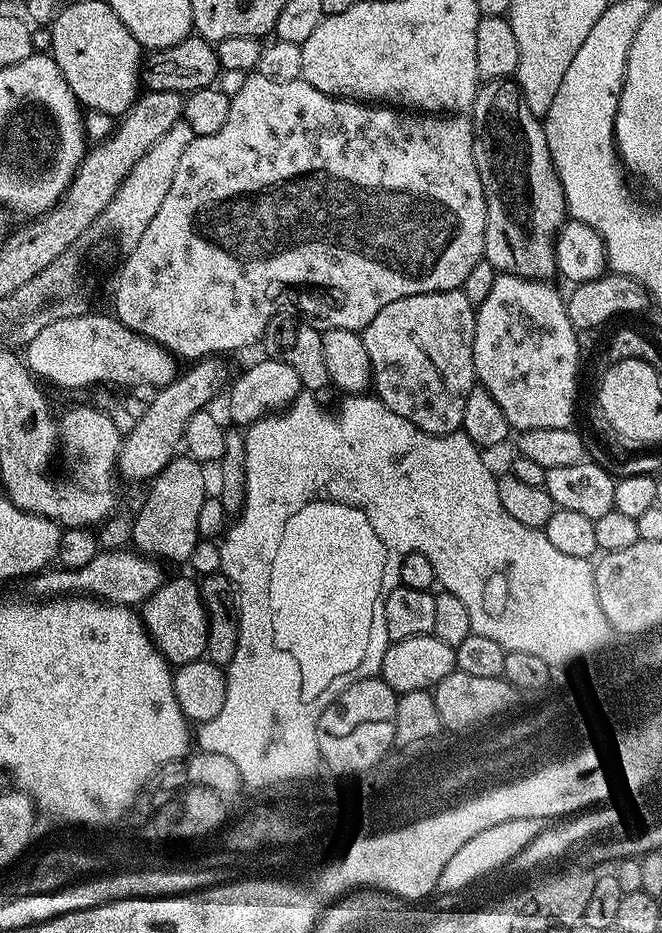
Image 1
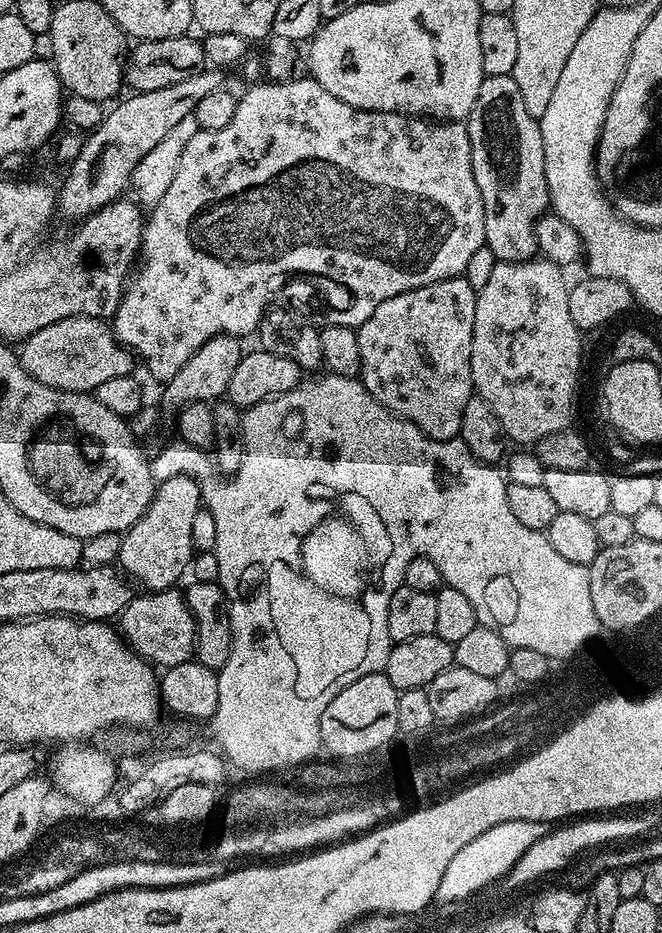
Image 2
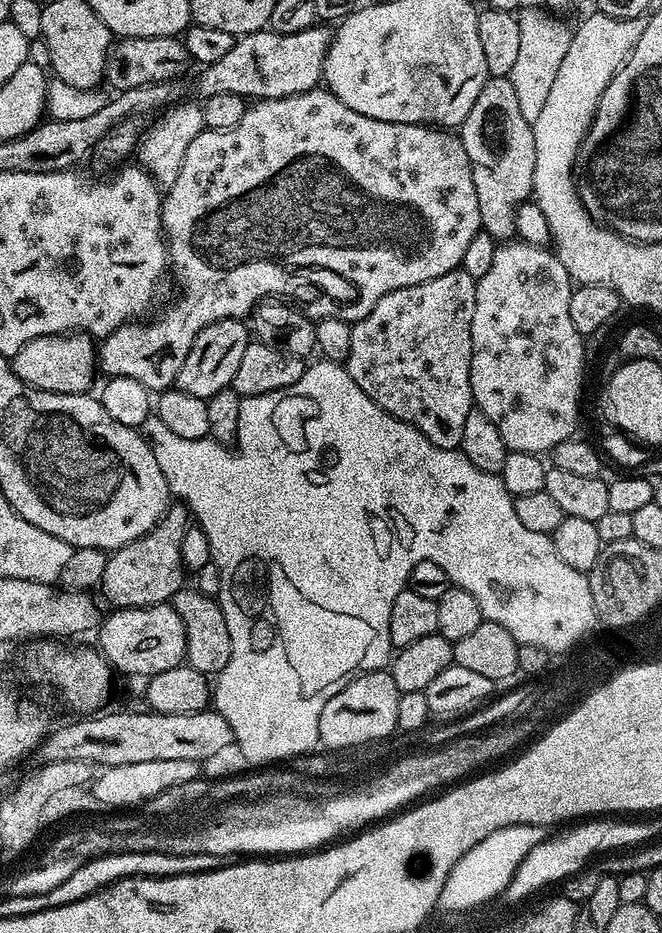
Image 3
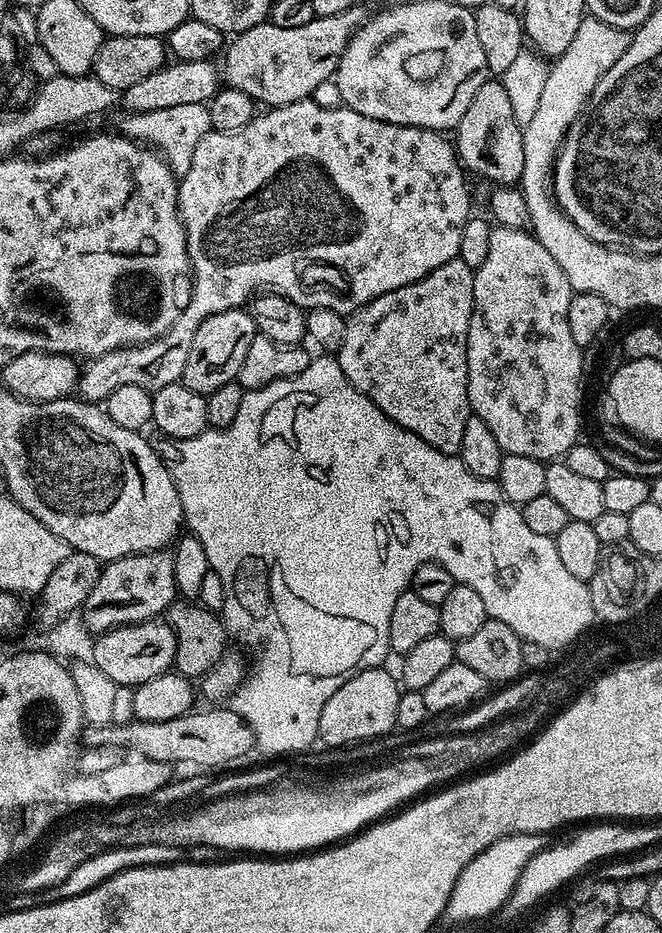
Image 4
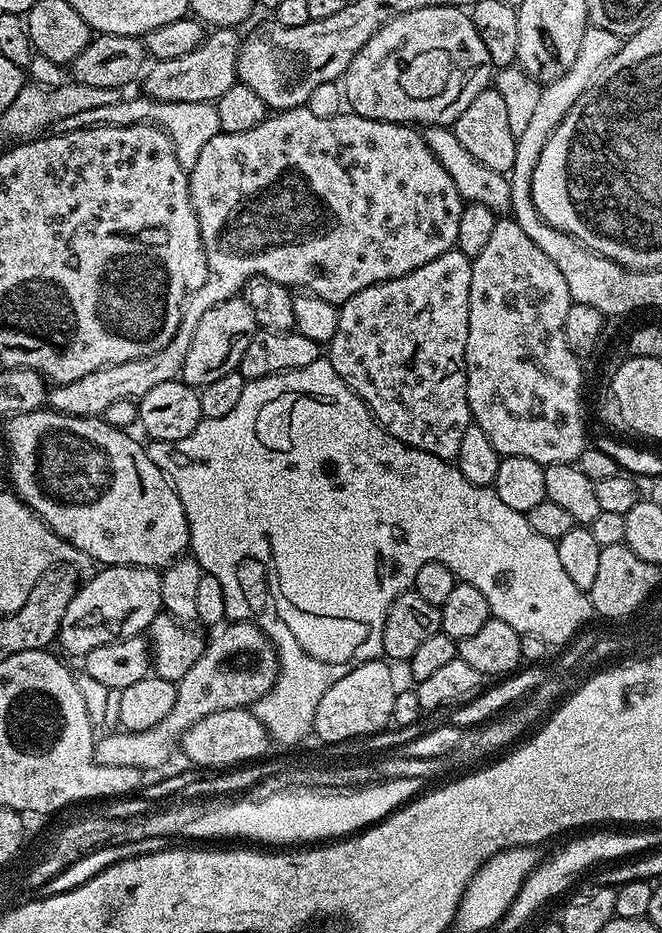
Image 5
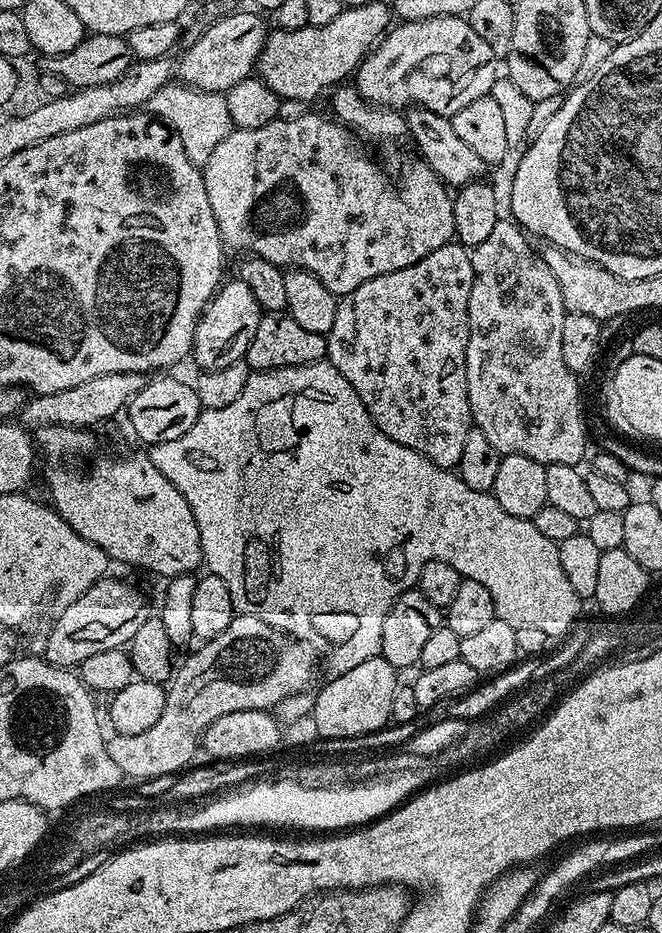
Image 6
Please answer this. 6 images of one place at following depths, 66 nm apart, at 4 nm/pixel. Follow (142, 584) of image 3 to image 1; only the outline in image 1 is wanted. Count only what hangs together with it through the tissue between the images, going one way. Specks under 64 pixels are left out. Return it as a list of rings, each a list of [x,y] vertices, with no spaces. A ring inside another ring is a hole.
[[[180,454],[151,481],[152,493],[145,498],[140,513],[131,521],[130,544],[137,553],[160,562],[169,560],[172,564],[191,561],[194,546],[198,543],[198,514],[208,498],[204,490],[204,476],[200,472],[203,472],[201,465]]]

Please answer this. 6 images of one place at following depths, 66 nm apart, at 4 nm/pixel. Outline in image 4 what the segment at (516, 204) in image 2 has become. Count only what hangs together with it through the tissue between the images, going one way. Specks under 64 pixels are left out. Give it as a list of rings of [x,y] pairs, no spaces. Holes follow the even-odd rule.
[[[496,78],[484,80],[454,129],[454,147],[461,164],[471,173],[481,172],[486,179],[496,180],[492,182],[497,185],[515,185],[522,174],[523,142],[524,129],[514,118],[506,86]]]

